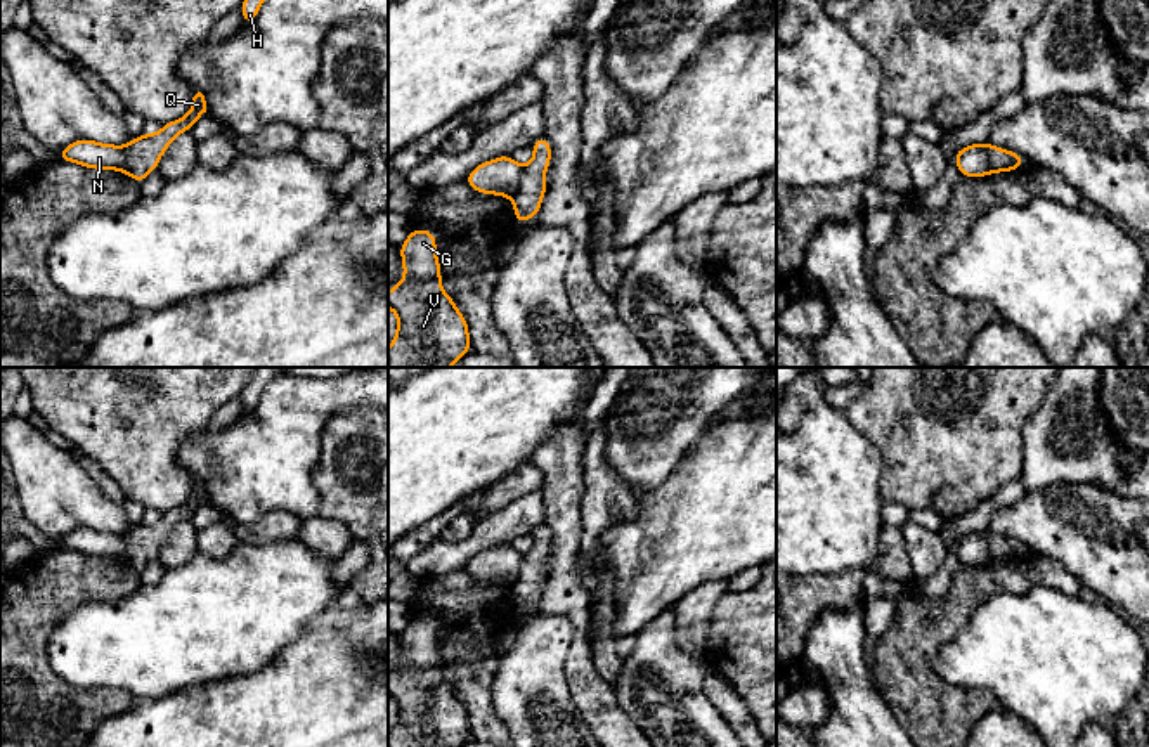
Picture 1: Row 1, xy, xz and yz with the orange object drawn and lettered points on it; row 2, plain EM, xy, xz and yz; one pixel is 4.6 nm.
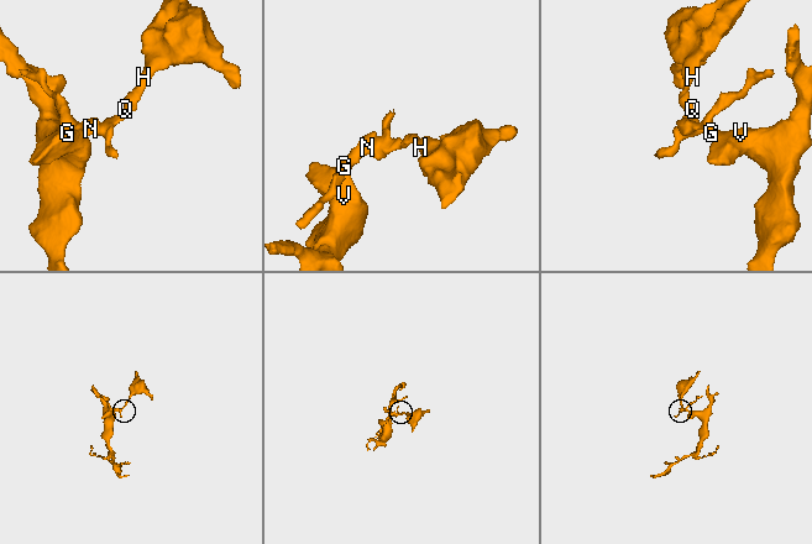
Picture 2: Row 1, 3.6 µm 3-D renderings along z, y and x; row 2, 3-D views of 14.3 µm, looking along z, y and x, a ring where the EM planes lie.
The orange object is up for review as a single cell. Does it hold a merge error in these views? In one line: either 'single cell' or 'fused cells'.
fused cells

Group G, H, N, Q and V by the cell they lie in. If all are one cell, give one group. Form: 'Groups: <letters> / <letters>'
Groups: G N V / H Q

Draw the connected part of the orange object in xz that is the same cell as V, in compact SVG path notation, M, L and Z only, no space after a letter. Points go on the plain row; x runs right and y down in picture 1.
M412 617L399 634L404 667L388 679L388 697L397 704L397 718L388 737L388 747L461 747L471 740L470 718L442 672L437 646L437 627L428 617Z

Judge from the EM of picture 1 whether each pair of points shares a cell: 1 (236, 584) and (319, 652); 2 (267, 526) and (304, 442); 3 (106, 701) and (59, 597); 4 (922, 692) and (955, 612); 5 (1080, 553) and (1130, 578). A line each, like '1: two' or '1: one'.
1: two
2: two
3: one
4: one
5: one

